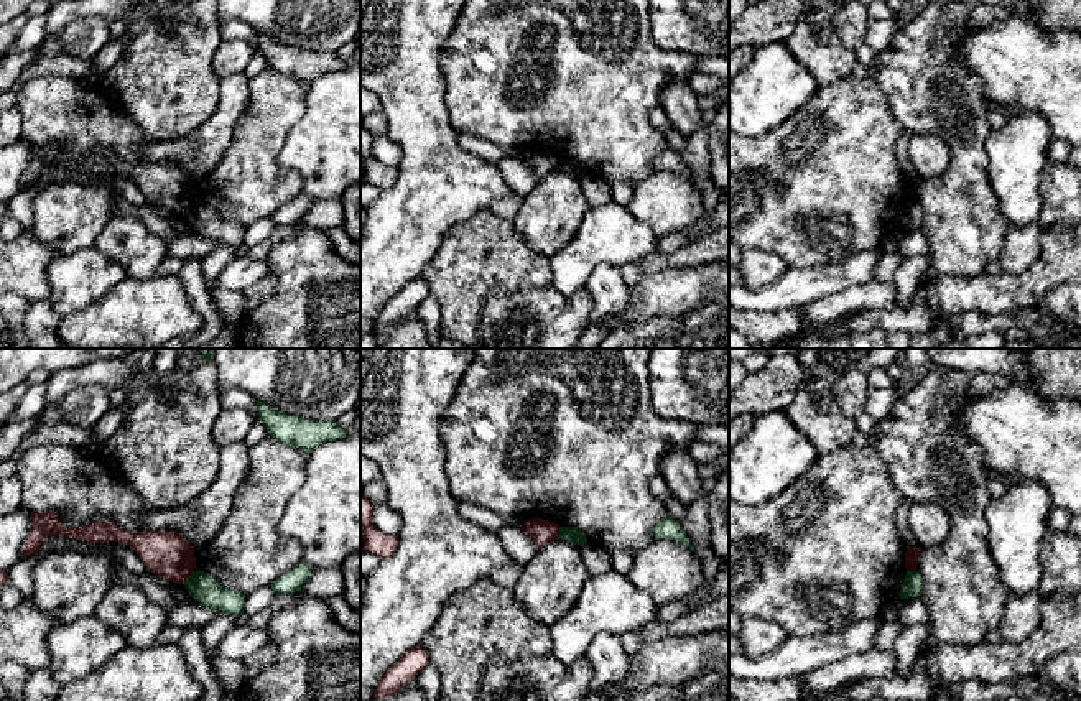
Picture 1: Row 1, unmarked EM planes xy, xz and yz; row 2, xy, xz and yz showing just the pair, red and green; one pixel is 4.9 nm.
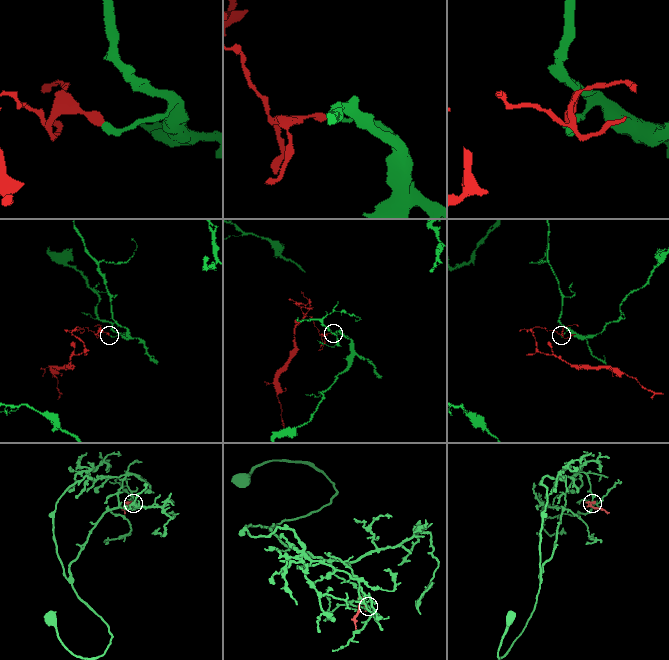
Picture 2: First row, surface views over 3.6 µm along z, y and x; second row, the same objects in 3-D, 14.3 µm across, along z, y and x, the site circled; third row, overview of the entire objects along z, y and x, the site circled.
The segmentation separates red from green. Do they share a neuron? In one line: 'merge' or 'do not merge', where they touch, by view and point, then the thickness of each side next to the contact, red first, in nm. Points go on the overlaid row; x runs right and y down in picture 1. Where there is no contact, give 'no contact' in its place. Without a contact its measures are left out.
do not merge; contact xy (190, 575); calibres 220 and 140 nm

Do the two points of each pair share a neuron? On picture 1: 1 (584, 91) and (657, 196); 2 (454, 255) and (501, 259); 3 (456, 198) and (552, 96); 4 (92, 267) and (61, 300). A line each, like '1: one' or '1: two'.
1: two
2: one
3: two
4: one

